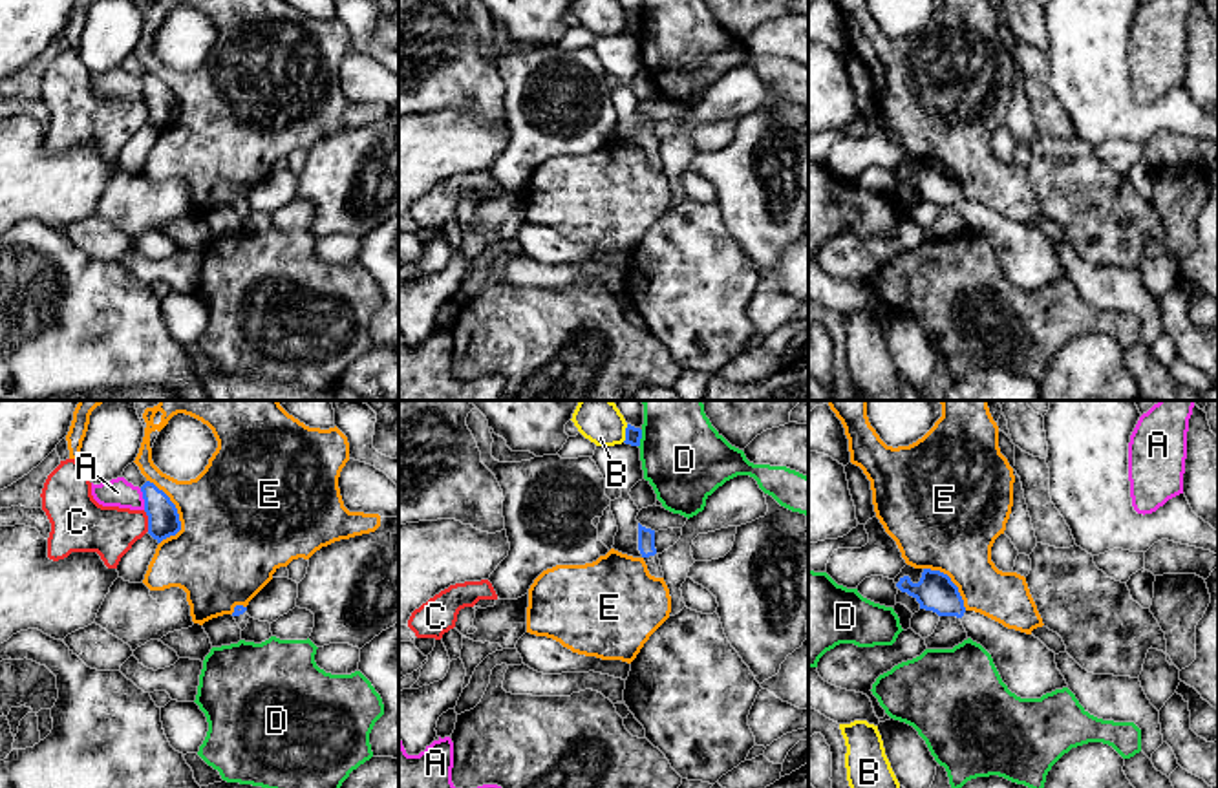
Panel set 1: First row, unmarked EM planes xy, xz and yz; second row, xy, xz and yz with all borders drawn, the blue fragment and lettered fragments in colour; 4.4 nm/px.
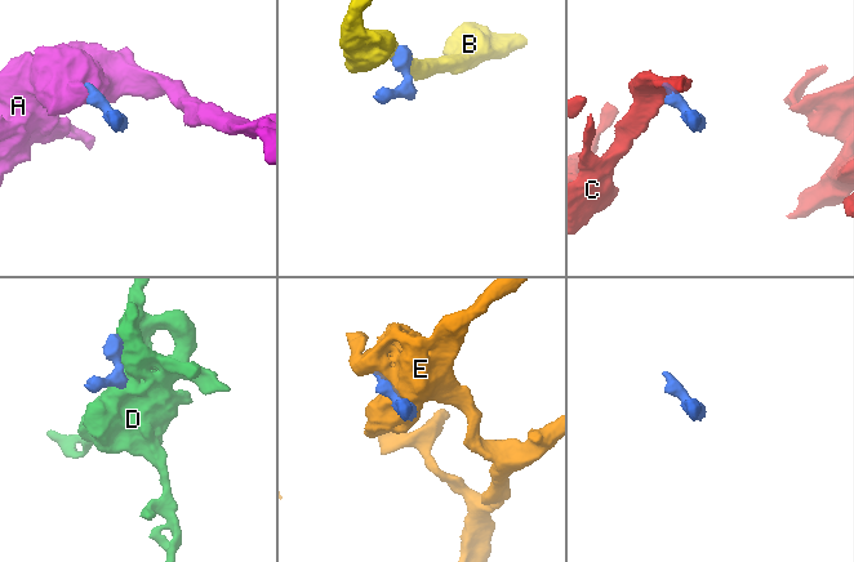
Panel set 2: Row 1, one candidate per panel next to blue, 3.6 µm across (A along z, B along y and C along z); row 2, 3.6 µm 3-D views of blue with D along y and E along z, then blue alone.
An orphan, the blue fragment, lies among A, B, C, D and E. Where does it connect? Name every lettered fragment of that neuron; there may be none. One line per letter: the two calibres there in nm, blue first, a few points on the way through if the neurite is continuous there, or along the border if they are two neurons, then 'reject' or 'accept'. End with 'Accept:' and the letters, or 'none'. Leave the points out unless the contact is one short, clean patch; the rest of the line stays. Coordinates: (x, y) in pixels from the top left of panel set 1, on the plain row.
A: 140/130 nm | along xy (139, 79), (145, 99) | reject
B: 70/160 nm | along xz (628, 15), (622, 31) | reject
C: 140/220 nm | along xy (143, 101), (149, 121) | reject
D: 70/380 nm | along xz (642, 21), (639, 37) | reject
E: 140/460 nm | reject
Accept: none

